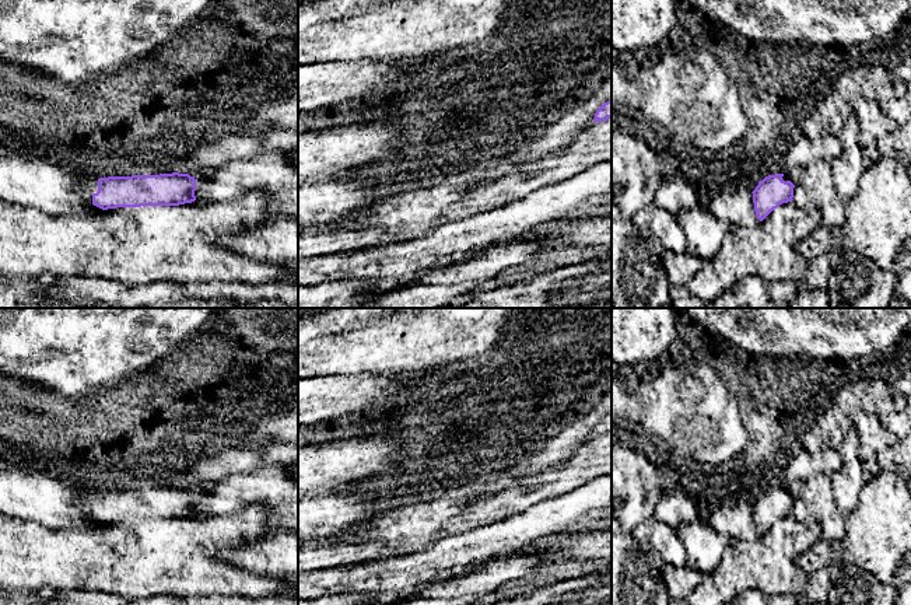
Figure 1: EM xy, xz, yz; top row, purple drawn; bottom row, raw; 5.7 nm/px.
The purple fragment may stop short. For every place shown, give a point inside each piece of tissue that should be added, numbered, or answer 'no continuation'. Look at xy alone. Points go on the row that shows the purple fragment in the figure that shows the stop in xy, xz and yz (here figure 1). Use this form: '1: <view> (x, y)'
1: xy (88, 186)

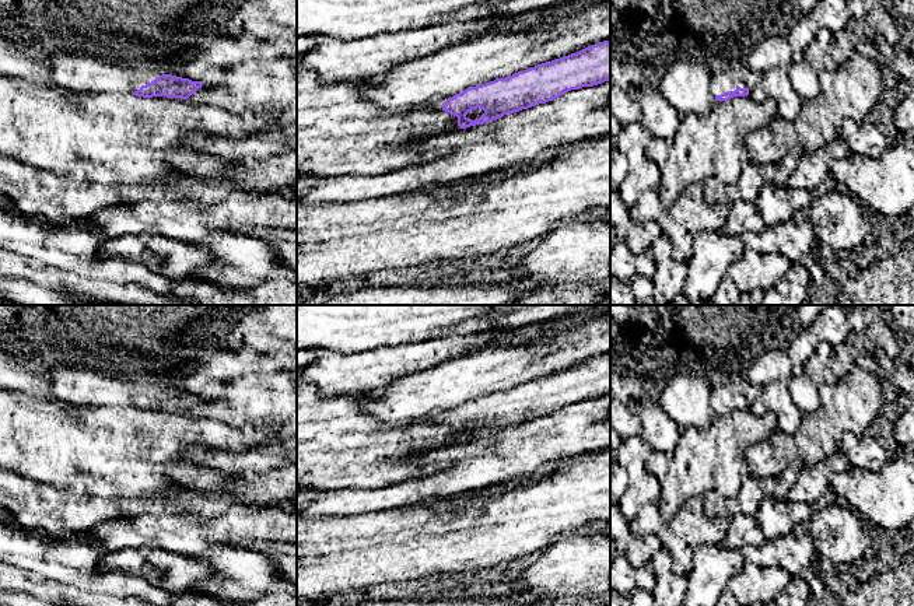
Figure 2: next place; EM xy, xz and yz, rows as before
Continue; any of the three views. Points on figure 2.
1: xy (79, 73)

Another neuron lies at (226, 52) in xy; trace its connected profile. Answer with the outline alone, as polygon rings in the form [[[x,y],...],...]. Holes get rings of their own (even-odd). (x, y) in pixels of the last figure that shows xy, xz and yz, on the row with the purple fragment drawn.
[[[224,36],[211,42],[192,60],[176,64],[167,73],[182,78],[189,78],[192,81],[202,81],[203,73],[209,67],[227,69],[252,59],[265,59],[265,53],[258,55],[253,43]]]

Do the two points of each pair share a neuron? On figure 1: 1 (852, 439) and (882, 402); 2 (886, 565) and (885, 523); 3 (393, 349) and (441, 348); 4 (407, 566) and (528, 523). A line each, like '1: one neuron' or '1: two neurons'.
1: two neurons
2: one neuron
3: one neuron
4: one neuron

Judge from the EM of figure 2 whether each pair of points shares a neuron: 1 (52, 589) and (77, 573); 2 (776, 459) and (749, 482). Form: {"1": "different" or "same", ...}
{"1": "different", "2": "different"}

